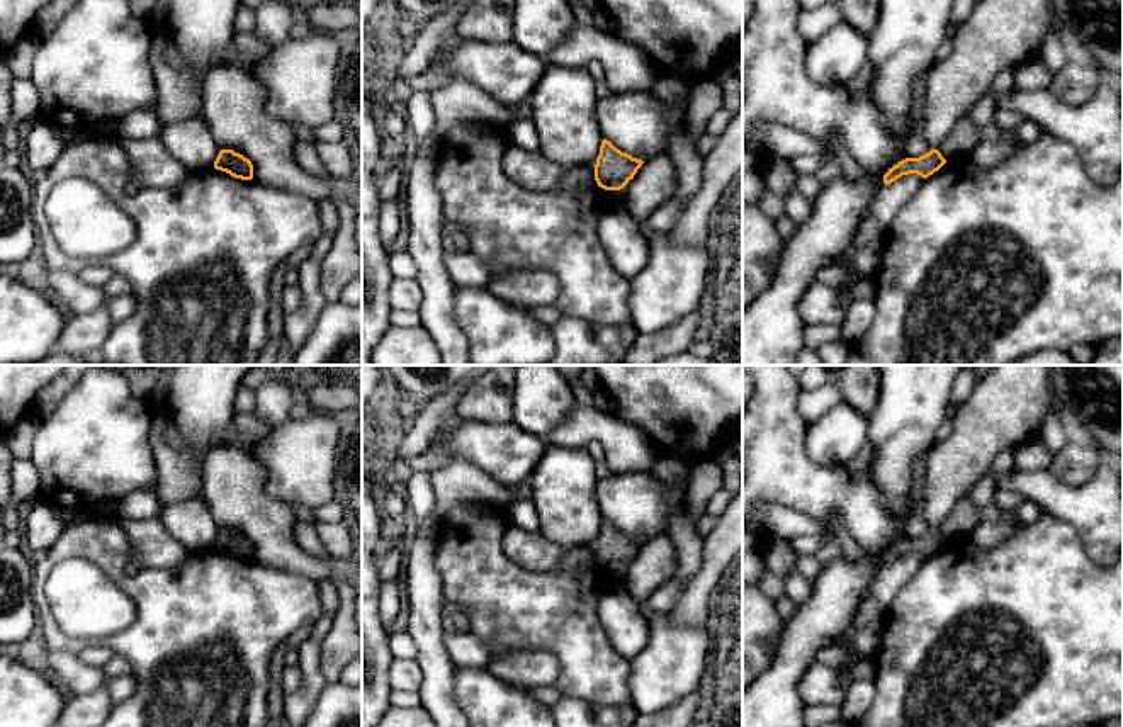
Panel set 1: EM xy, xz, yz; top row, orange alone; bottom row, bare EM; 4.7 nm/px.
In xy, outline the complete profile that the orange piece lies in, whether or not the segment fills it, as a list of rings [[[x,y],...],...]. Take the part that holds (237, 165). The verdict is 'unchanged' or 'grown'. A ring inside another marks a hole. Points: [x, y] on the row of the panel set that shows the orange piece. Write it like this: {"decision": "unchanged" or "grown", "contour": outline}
{"decision": "unchanged", "contour": [[[221,149],[214,168],[229,173],[234,178],[251,180],[253,178],[253,165],[248,158],[233,149]]]}

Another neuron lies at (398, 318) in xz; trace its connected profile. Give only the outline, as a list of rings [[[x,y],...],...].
[[[391,309],[389,321],[391,326],[404,326],[404,328],[421,326],[420,311]]]

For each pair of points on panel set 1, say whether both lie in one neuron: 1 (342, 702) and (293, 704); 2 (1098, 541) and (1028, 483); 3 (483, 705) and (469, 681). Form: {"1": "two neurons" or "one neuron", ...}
{"1": "two neurons", "2": "one neuron", "3": "one neuron"}

